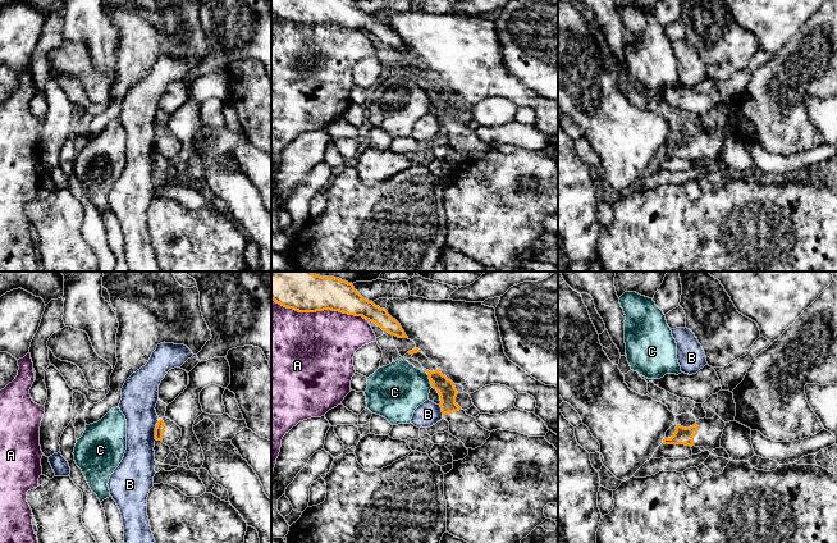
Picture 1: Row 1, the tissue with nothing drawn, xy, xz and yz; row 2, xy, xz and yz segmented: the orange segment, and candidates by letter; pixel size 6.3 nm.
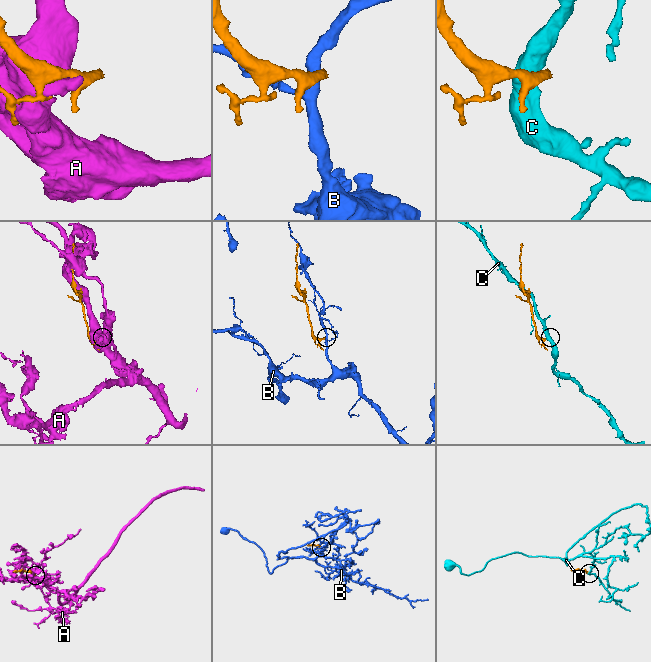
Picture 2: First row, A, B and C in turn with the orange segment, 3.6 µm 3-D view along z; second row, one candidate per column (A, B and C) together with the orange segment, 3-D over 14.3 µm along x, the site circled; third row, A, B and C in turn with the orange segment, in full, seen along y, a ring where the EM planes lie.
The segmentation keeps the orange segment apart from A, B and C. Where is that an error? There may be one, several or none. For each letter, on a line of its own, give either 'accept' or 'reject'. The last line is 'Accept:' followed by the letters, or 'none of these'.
A: reject
B: reject
C: reject
Accept: none of these

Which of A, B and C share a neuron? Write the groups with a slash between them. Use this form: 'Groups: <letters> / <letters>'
Groups: A / B / C

